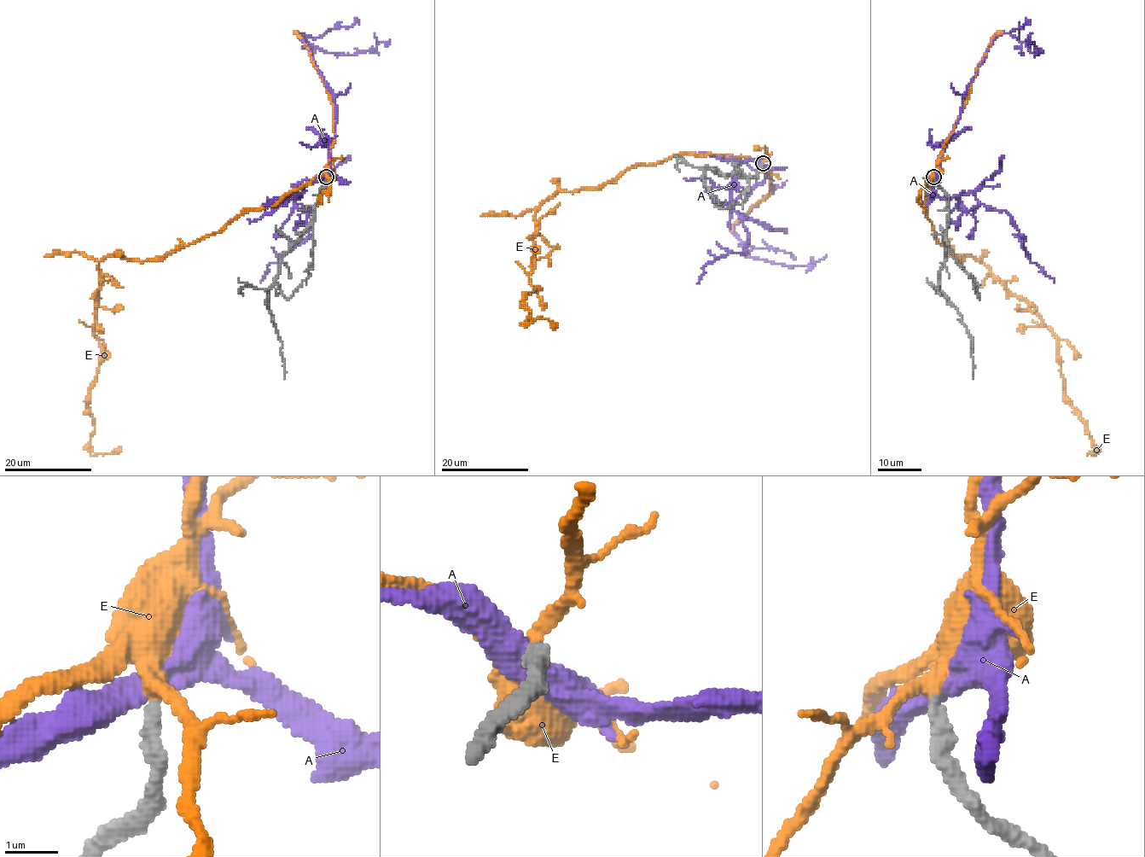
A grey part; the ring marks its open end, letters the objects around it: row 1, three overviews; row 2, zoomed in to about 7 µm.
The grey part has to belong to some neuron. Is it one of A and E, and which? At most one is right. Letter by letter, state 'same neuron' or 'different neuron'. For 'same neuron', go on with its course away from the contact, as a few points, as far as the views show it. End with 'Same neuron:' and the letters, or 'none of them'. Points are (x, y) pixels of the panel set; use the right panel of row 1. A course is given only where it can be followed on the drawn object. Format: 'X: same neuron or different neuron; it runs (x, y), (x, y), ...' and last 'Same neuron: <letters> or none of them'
A: different neuron
E: same neuron; it runs (934, 177), (924, 208), (936, 240), (1035, 309), (1056, 337), (1087, 453), (1099, 449)
Same neuron: E

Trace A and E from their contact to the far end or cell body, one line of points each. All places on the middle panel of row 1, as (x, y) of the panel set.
A: (762, 163), (770, 178), (770, 192), (734, 227), (743, 253), (746, 256), (793, 266), (809, 265), (826, 256)
E: (762, 163), (681, 154), (555, 192), (536, 212), (537, 287), (523, 303), (526, 323), (555, 329)

